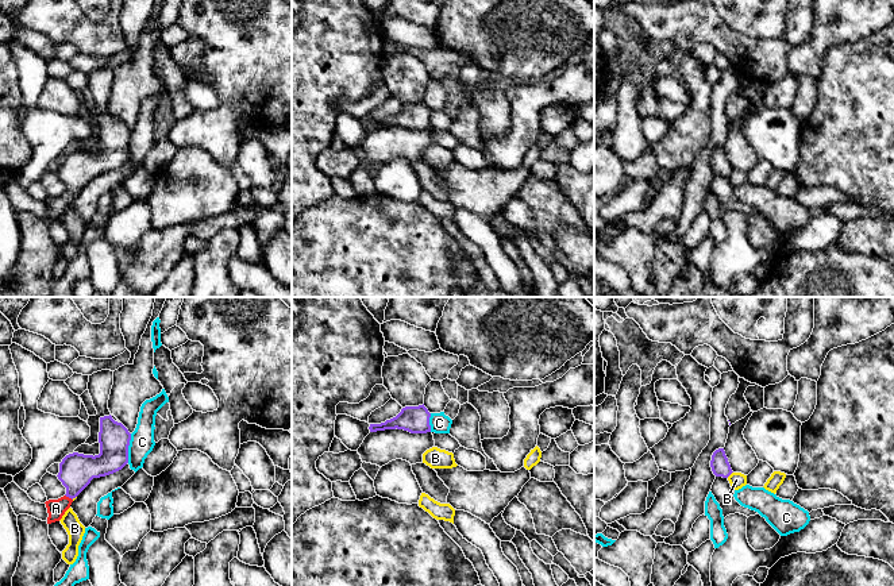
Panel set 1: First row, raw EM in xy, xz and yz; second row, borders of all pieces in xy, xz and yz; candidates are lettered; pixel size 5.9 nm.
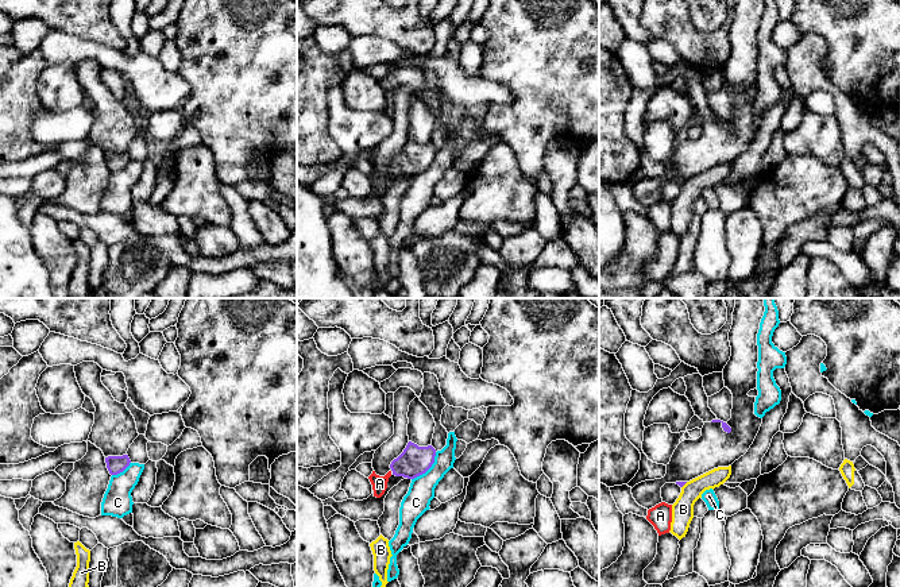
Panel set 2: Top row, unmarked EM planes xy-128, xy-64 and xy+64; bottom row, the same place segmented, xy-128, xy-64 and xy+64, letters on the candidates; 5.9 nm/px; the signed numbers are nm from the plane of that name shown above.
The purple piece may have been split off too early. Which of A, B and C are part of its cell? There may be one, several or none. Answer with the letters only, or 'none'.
A

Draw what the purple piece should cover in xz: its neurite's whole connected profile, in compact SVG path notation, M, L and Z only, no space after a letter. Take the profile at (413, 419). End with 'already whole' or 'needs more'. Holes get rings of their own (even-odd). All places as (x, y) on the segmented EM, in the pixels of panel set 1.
M423 405L419 406L405 406L401 412L385 423L370 424L370 432L385 431L385 429L404 429L411 433L427 433L431 432L429 425L431 413Z; already whole

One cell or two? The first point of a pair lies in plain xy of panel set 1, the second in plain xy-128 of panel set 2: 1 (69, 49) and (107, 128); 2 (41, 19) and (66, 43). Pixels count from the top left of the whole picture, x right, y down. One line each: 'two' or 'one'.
1: two
2: two

